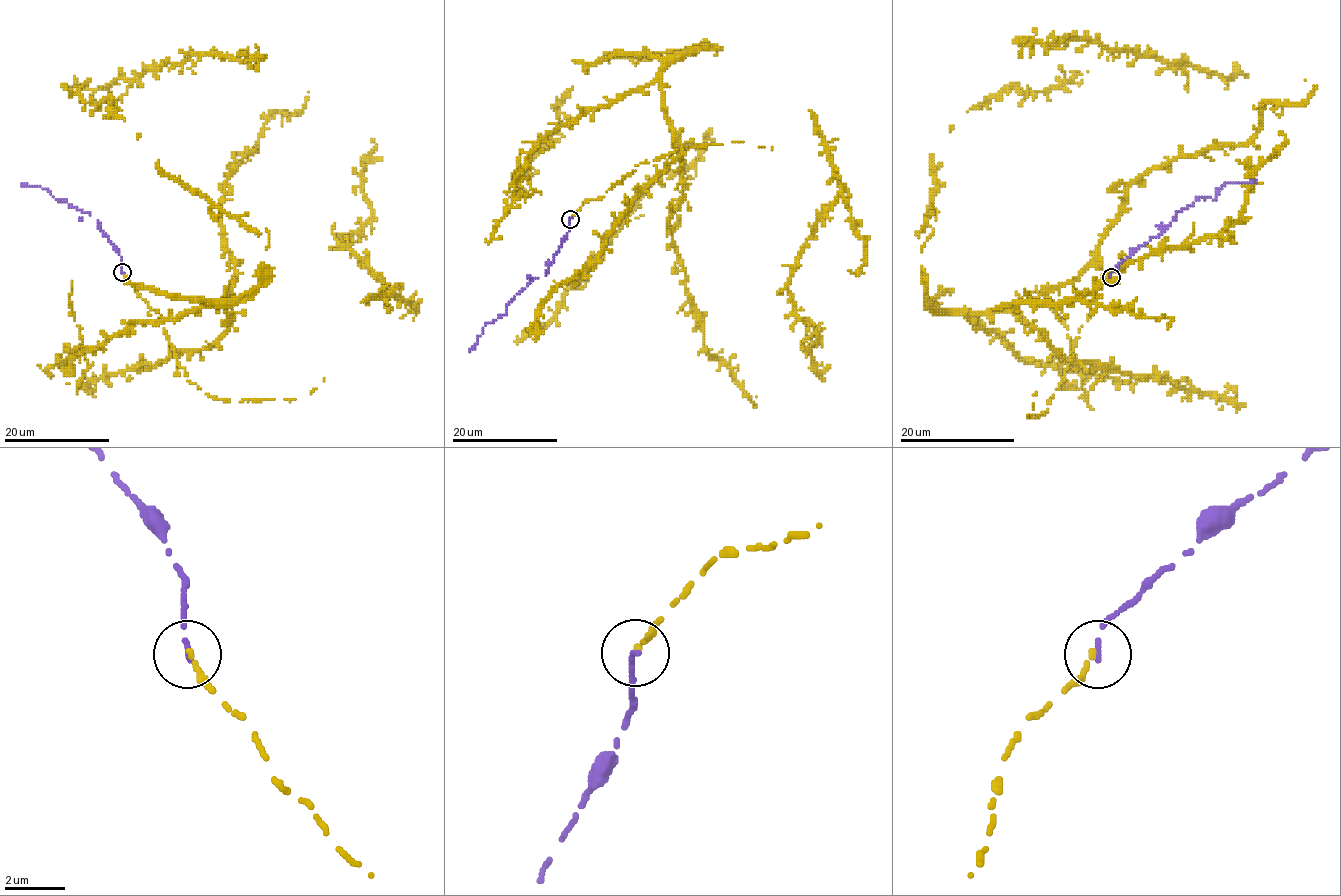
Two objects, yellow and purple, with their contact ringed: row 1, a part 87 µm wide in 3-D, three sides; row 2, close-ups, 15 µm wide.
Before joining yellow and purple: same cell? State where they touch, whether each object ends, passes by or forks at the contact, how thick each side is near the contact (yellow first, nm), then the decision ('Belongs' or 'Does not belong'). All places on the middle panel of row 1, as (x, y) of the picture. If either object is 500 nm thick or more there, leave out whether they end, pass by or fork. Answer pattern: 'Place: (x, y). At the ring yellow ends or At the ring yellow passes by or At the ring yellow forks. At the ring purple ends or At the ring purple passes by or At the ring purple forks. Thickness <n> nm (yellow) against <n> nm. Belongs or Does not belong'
Place: (570, 219). At the ring yellow ends. At the ring purple ends. Thickness 200 nm (yellow) against 160 nm. Belongs

